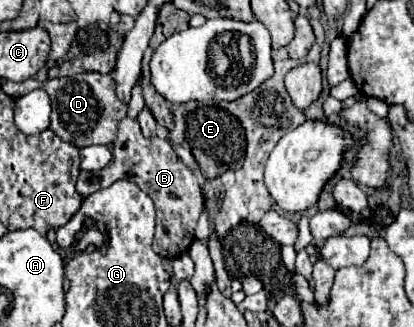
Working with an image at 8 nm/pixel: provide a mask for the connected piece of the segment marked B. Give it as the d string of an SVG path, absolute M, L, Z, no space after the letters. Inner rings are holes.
M126 116L118 124L118 136L112 144L112 160L100 172L80 172L76 190L82 198L92 196L92 192L112 186L116 180L132 180L142 192L146 192L156 206L156 234L152 250L162 258L178 258L190 250L194 242L194 228L198 224L200 212L204 210L202 188L194 172L178 158L168 140L158 136L146 138L134 118Z

